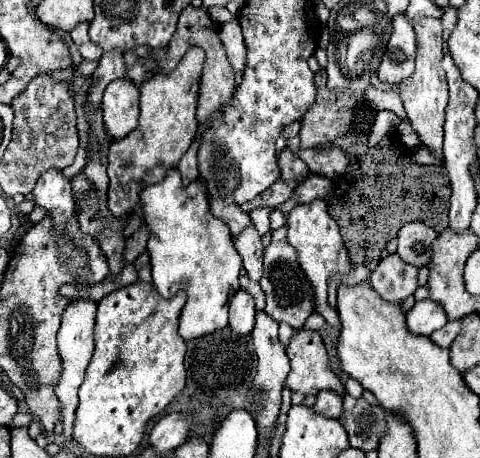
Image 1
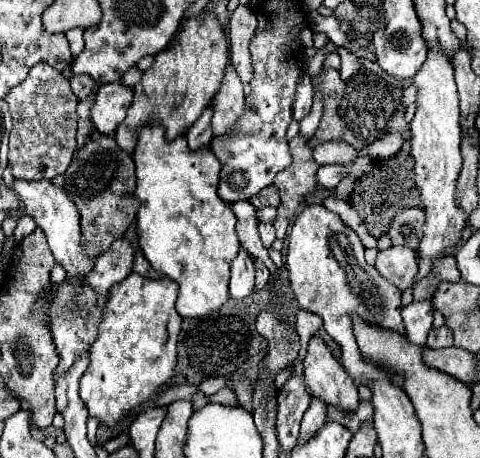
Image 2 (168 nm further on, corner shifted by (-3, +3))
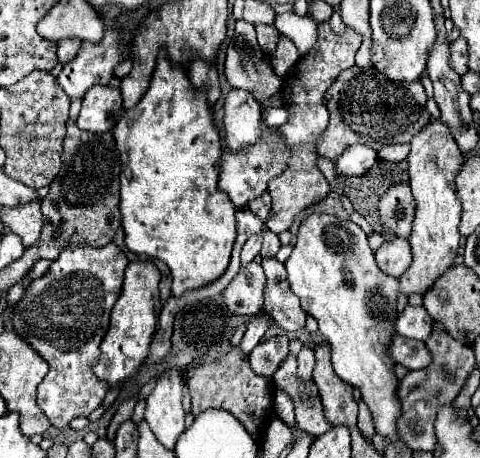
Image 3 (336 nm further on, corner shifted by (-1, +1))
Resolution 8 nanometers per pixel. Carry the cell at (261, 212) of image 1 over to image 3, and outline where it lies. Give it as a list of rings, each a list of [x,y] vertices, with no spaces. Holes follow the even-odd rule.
[[[266,231],[266,233],[264,233],[264,245],[262,245],[260,255],[262,255],[262,257],[276,257],[276,253],[278,253],[280,247],[282,247],[282,245],[280,245],[280,241],[278,241],[278,235],[274,235],[272,231]]]

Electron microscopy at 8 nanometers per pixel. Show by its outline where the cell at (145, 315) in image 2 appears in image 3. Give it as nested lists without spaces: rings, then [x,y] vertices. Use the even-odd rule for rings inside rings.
[[[150,259],[132,261],[126,267],[122,293],[112,309],[110,329],[100,345],[102,355],[100,355],[100,361],[94,365],[96,377],[108,381],[110,387],[120,381],[132,379],[140,371],[140,367],[144,365],[144,359],[148,357],[152,335],[158,327],[158,313],[162,309],[158,283],[160,283],[160,271],[154,265],[154,261],[150,261]]]

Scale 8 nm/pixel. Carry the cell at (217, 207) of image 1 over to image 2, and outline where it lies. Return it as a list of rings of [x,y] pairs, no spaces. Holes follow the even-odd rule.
[[[236,201],[230,205],[230,209],[234,211],[234,215],[238,217],[238,225],[236,225],[236,235],[240,239],[240,245],[256,259],[264,261],[264,265],[270,269],[272,279],[278,275],[278,269],[274,267],[274,263],[268,257],[266,247],[260,241],[258,235],[258,219],[256,219],[256,209],[252,207],[252,203],[248,201]]]

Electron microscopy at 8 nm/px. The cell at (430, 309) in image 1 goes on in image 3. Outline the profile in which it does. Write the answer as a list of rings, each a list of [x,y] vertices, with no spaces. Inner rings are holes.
[[[406,305],[406,309],[398,315],[398,319],[394,323],[394,331],[408,339],[426,341],[432,333],[432,319],[424,307]]]

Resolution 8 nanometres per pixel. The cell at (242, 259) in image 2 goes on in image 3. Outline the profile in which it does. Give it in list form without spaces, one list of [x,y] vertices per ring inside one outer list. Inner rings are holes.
[[[260,231],[258,235],[252,235],[244,243],[244,247],[242,247],[242,265],[248,265],[250,261],[256,259],[256,255],[260,253],[260,247],[262,247],[262,235],[264,235],[264,231]]]

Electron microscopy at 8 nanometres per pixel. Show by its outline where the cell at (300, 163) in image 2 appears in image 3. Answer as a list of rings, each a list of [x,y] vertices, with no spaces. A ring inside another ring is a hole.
[[[330,21],[318,23],[318,41],[316,45],[294,63],[294,67],[288,71],[288,75],[282,77],[282,105],[288,111],[288,121],[276,131],[280,133],[282,141],[290,149],[290,161],[288,167],[268,183],[268,193],[272,197],[272,213],[266,221],[266,227],[280,235],[282,231],[290,229],[294,215],[298,215],[302,209],[322,201],[330,187],[326,177],[320,173],[316,159],[316,141],[328,127],[328,109],[324,95],[332,81],[348,67],[354,65],[354,55],[362,43],[362,37],[352,29],[346,27],[344,33],[334,33],[330,27]]]

